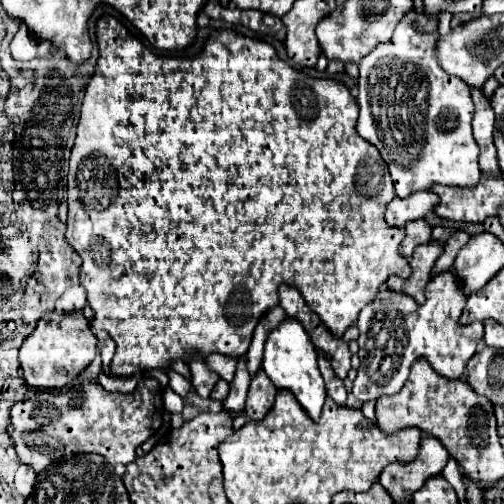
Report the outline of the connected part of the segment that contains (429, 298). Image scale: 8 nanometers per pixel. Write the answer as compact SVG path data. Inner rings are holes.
M444 272L444 276L436 276L428 282L424 304L416 304L410 296L396 296L396 292L388 292L388 288L382 286L376 294L376 302L366 304L356 322L360 330L360 370L352 394L360 402L398 394L404 380L408 380L412 364L420 358L428 360L442 378L462 378L470 358L476 354L478 344L484 338L482 322L476 321L470 326L458 322L464 304L466 296L452 272Z

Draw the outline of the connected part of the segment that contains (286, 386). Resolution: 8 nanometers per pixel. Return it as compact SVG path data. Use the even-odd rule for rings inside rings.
M286 318L278 328L270 332L266 346L264 346L262 368L278 390L288 390L296 396L300 406L306 410L306 414L314 422L320 418L320 412L326 400L326 388L318 370L316 350L312 348L312 342L308 340L308 334L304 332L304 328L300 328L300 322Z

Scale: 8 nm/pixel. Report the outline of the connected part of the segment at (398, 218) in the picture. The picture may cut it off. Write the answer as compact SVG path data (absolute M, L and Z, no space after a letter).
M414 192L408 198L394 198L386 208L386 222L390 226L402 228L412 220L424 218L438 204L434 192Z

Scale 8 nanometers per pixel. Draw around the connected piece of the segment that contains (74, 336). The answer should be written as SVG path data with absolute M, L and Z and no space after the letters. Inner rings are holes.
M46 312L34 334L20 348L20 368L24 372L24 380L32 390L62 390L74 378L78 378L94 360L98 340L90 330L88 320L82 312L72 314L56 314Z

